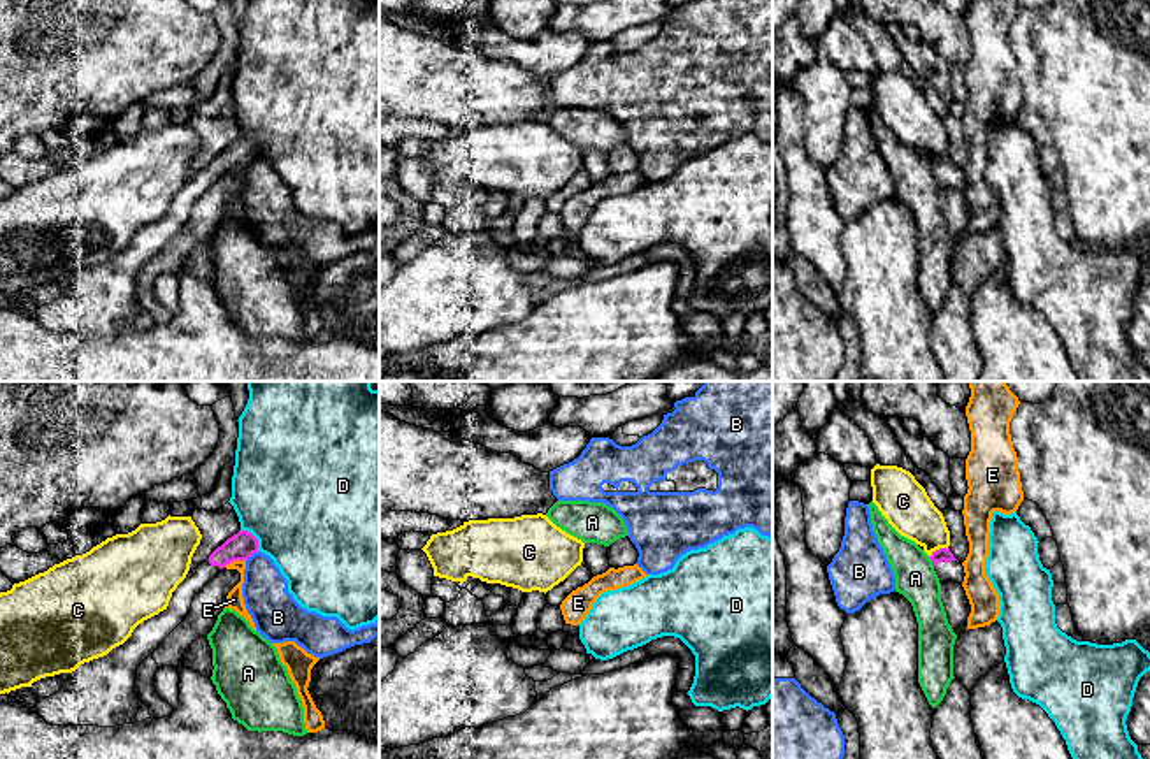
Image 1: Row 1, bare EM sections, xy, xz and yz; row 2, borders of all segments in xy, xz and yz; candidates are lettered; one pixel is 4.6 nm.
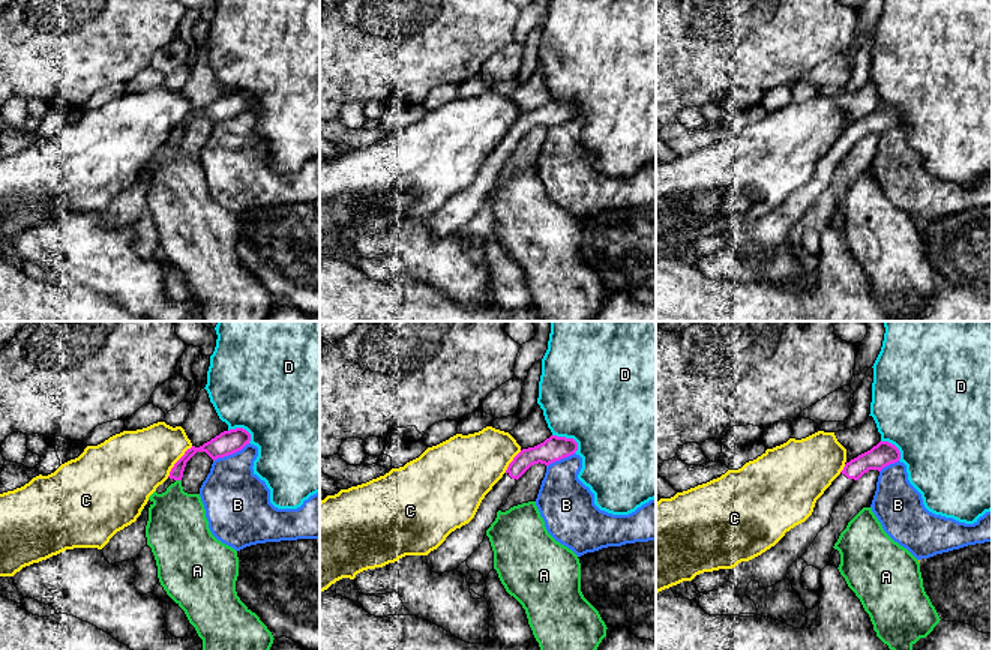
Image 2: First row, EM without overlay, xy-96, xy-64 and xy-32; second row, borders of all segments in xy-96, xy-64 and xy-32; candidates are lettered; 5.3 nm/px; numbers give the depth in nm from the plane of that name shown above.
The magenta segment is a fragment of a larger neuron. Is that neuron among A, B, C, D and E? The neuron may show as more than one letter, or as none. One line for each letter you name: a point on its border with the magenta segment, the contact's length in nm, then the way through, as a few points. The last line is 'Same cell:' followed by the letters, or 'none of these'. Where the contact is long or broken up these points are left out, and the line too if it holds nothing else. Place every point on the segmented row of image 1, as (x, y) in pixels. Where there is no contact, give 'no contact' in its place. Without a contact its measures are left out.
Same cell: none of these

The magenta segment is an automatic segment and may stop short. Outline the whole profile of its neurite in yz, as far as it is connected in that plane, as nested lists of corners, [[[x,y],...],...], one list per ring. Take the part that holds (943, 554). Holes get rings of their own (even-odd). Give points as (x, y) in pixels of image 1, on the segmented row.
[[[939,548],[931,555],[934,571],[939,578],[939,583],[962,583],[964,582],[964,566],[953,557],[950,548]]]

